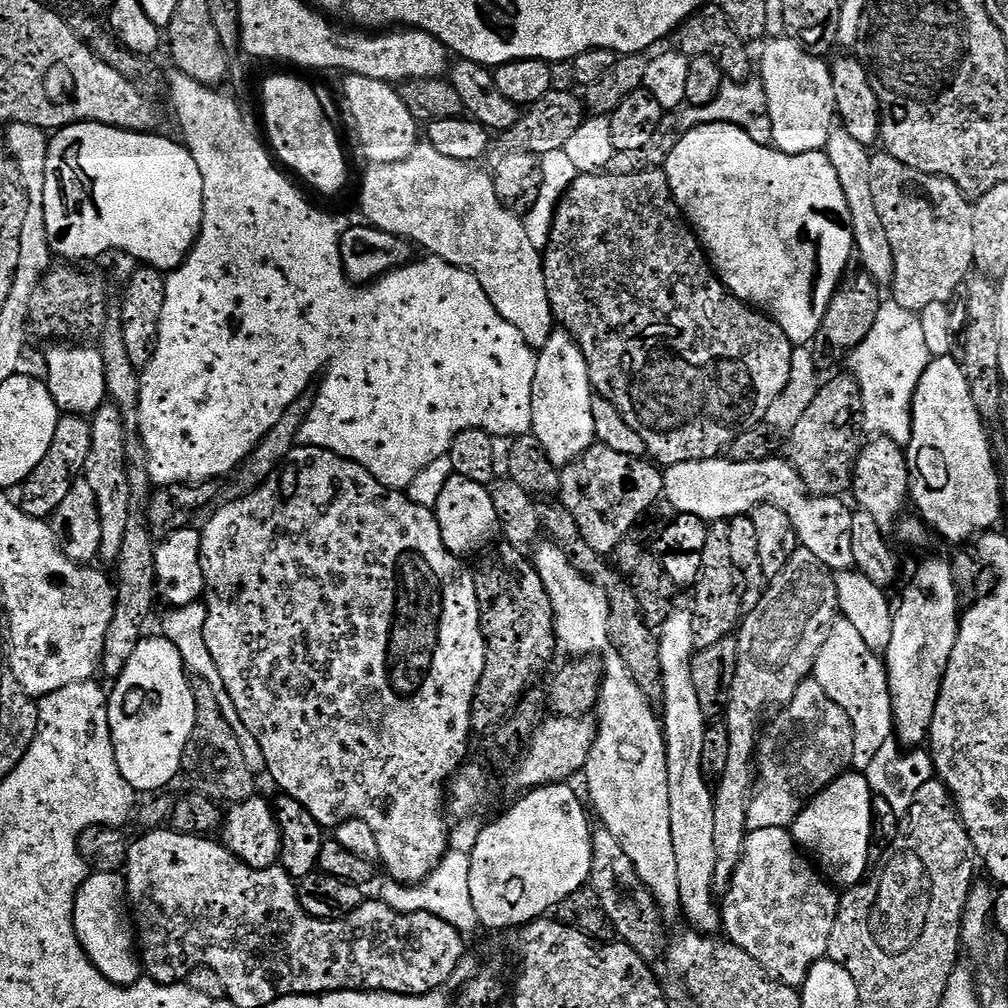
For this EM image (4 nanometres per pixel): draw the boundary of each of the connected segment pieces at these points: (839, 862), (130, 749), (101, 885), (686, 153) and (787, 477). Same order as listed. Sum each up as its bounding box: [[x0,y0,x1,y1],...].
[[790,770,874,886],[108,634,196,794],[72,872,142,986],[662,124,854,346],[662,458,854,574]]

